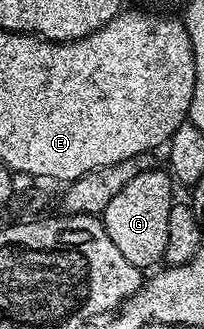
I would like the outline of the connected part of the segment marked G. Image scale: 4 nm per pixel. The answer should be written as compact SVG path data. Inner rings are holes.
M158 169L145 170L140 176L128 180L100 215L102 226L108 236L112 236L112 244L120 248L128 264L139 268L157 267L165 259L168 248L168 212L176 201L176 186L165 169Z

